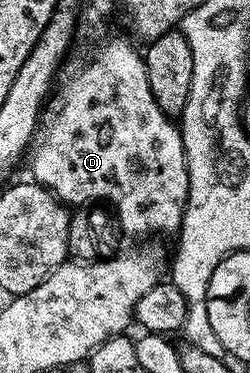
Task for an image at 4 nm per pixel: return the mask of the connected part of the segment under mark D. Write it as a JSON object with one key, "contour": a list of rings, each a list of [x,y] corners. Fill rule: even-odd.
{"contour":[[[112,36],[88,56],[71,59],[59,71],[56,94],[47,99],[34,143],[28,149],[28,164],[30,160],[33,183],[53,190],[67,205],[90,206],[97,200],[107,200],[118,215],[119,226],[128,235],[154,238],[157,232],[177,233],[181,229],[188,202],[188,162],[181,127],[156,106],[143,53],[131,40]]]}

